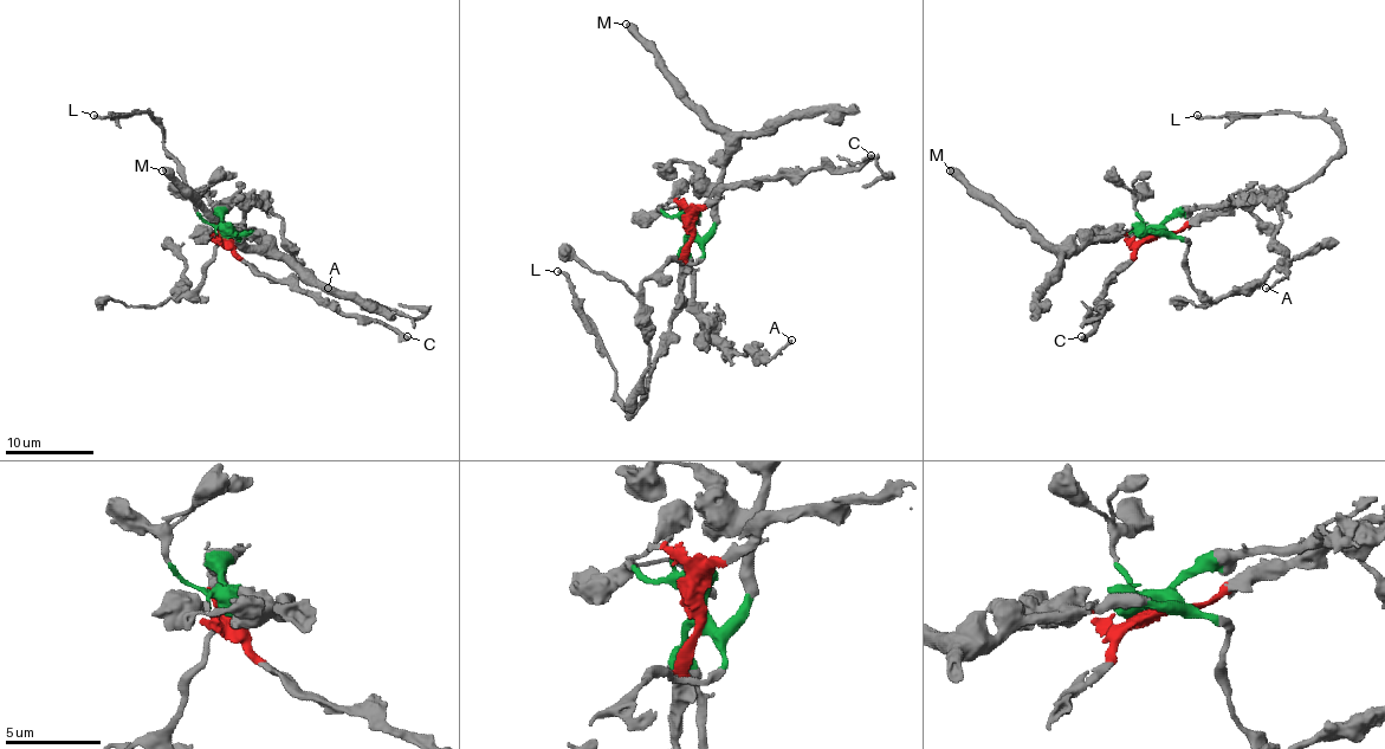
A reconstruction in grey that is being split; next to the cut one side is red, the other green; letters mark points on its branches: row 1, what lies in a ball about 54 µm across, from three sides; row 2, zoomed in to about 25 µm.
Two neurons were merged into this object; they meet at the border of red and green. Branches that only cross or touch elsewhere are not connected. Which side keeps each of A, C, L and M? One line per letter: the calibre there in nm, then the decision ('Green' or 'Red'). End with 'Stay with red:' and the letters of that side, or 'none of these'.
A: Thickness 200 nm. Green
C: Thickness 280 nm. Red
L: Thickness 170 nm. Red
M: Thickness 550 nm. Green
Stay with red: C, L

